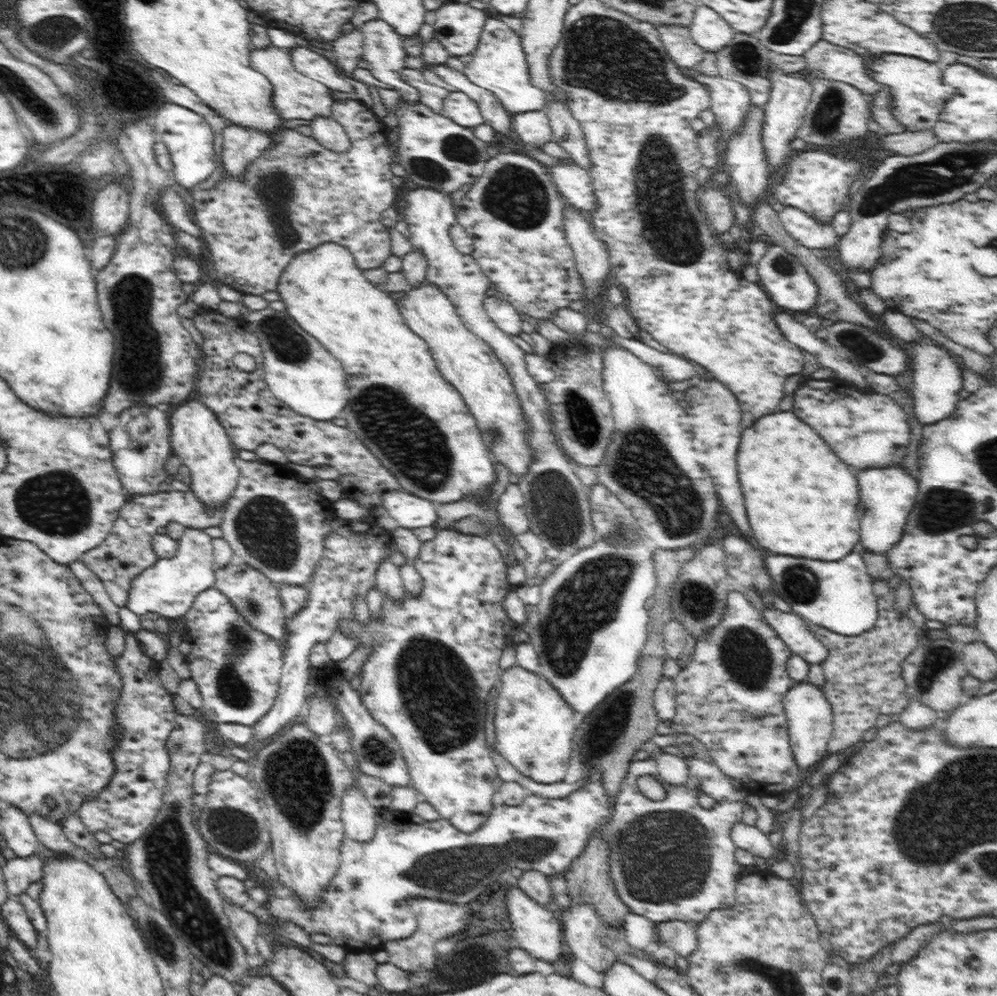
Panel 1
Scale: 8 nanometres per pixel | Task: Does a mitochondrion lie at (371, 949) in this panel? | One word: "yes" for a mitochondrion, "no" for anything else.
no

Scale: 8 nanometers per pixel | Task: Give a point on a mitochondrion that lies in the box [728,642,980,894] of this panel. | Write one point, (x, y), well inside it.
(939, 658)

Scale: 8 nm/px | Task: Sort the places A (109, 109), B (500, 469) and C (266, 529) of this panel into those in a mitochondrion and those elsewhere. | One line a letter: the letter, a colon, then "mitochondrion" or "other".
A: other
B: other
C: mitochondrion

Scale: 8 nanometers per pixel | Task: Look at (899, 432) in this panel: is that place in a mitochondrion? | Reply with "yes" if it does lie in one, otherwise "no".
no

